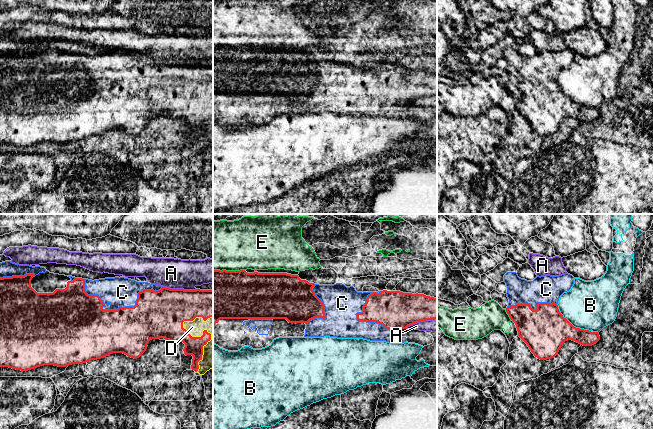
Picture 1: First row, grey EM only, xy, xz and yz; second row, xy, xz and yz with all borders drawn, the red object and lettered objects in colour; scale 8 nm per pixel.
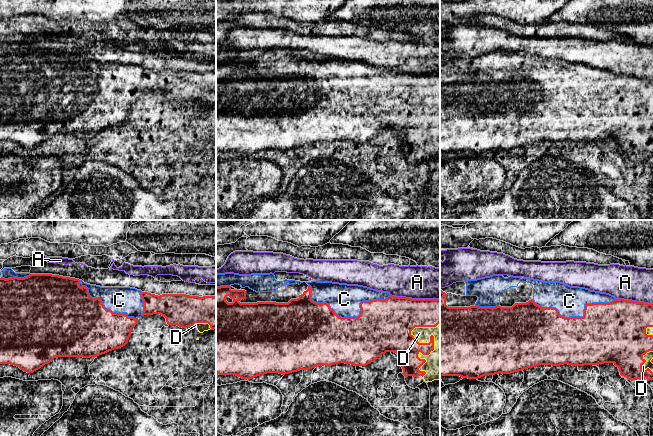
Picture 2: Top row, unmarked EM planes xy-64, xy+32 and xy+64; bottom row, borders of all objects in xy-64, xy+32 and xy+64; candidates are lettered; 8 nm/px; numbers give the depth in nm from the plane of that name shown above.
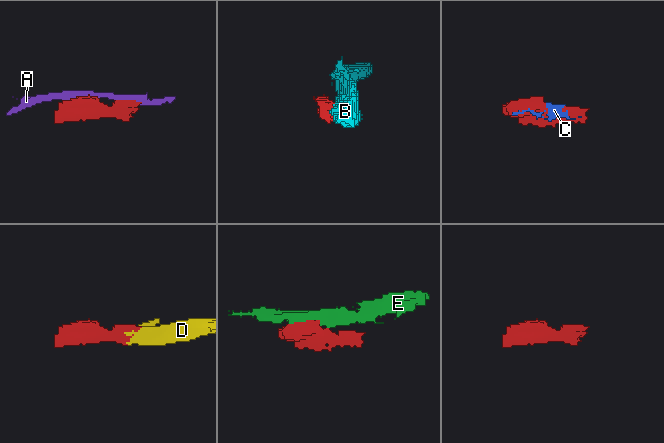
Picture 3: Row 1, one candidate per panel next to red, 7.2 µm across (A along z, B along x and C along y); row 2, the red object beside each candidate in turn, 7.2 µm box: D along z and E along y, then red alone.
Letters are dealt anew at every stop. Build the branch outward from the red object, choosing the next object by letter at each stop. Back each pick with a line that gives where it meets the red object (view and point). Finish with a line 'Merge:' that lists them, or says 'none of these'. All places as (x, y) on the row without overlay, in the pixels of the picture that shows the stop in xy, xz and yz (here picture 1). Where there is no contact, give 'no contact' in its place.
C: xy (118, 84)
D: xy (199, 113)
Merge: C, D

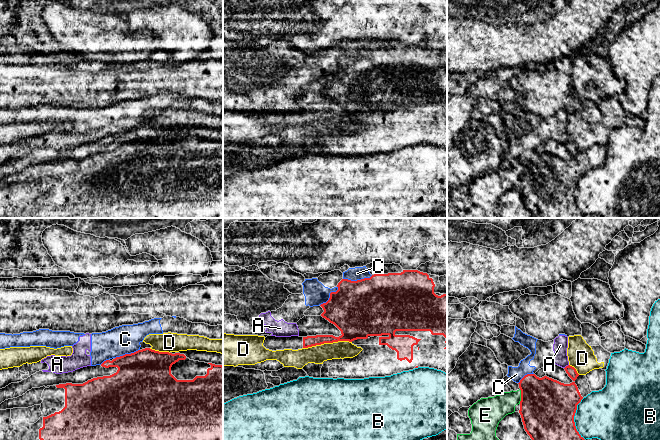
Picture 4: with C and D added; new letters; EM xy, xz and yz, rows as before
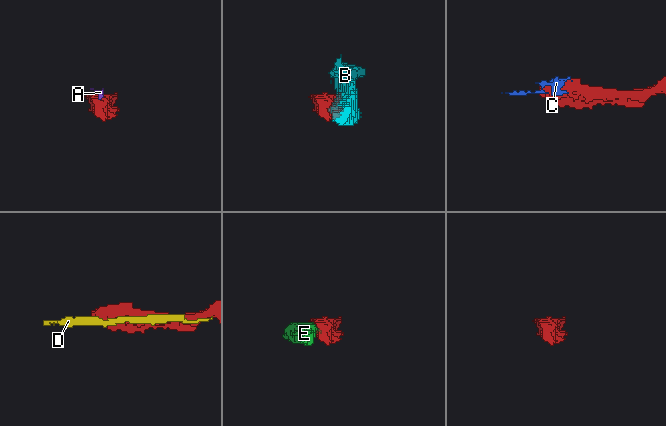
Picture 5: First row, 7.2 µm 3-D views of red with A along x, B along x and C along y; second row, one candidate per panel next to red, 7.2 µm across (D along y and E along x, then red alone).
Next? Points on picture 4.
Merge: none of these

